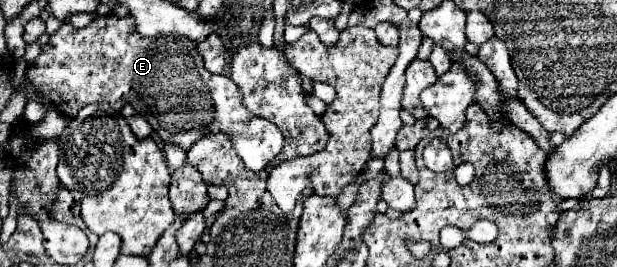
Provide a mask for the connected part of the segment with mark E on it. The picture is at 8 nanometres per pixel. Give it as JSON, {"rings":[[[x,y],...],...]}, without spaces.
{"rings":[[[97,16],[81,30],[63,24],[31,62],[27,78],[67,116],[77,116],[87,104],[107,102],[117,112],[125,104],[131,104],[163,142],[181,146],[185,152],[205,134],[231,132],[237,140],[245,140],[247,136],[257,140],[259,136],[259,172],[283,146],[279,128],[273,122],[257,118],[243,106],[243,96],[231,78],[205,70],[193,40],[179,34],[145,38],[137,32],[131,16],[107,16],[107,20],[105,16]]]}

